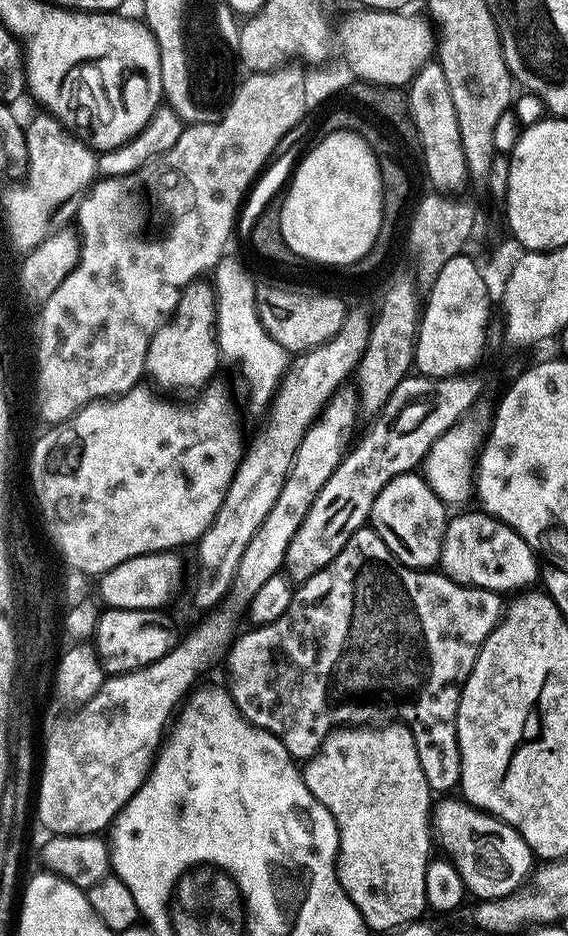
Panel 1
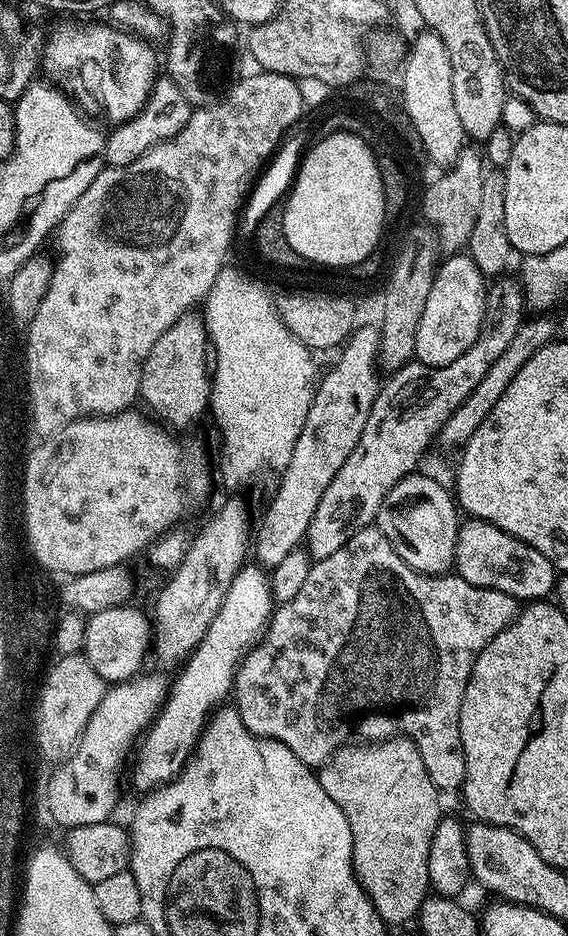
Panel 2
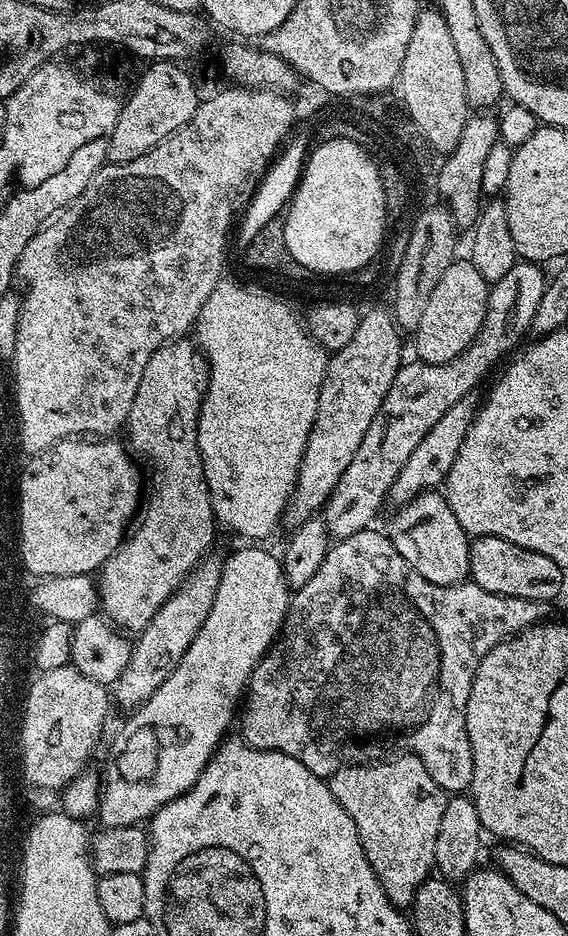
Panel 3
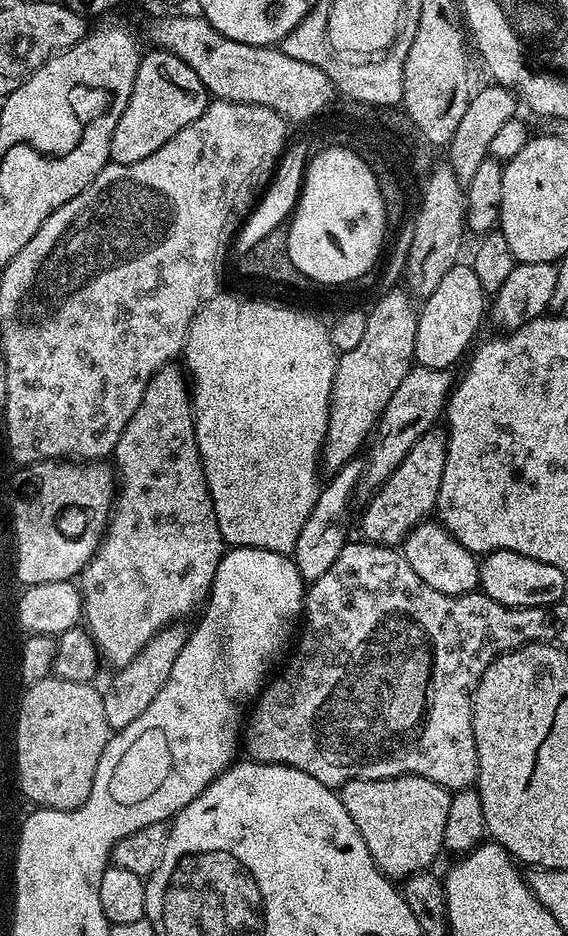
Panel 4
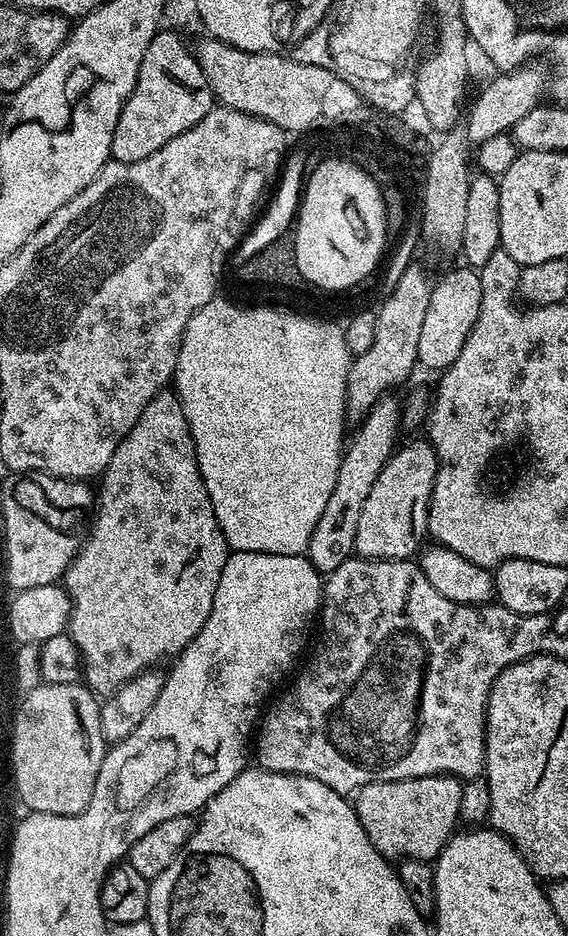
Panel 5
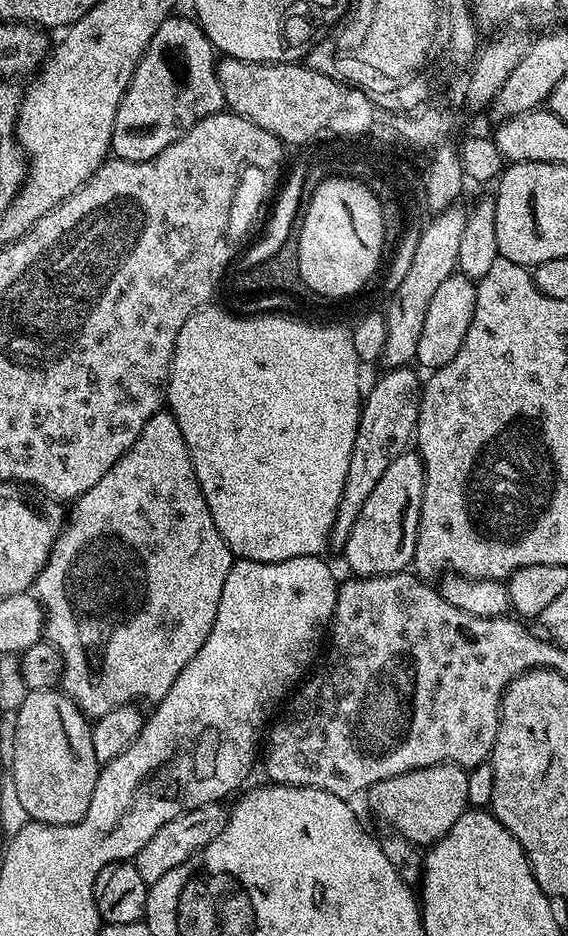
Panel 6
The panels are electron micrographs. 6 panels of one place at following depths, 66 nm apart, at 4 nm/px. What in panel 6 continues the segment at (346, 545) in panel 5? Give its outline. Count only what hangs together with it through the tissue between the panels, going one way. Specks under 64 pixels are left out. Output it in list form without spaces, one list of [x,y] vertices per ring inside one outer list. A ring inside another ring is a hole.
[[[404,365],[391,368],[365,395],[361,405],[358,434],[355,435],[354,450],[351,451],[350,465],[347,471],[343,498],[336,512],[336,525],[332,528],[330,542],[333,547],[342,548],[361,513],[362,505],[377,486],[378,481],[390,466],[393,458],[407,451],[415,433],[417,414],[420,409],[422,380],[413,371],[413,367]]]

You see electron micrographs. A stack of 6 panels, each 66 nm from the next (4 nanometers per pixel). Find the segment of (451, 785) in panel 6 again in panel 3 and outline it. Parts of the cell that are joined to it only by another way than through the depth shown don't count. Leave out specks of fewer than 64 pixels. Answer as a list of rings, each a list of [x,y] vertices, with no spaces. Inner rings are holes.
[[[400,754],[392,759],[387,762],[350,764],[346,768],[339,768],[327,781],[327,786],[334,799],[342,806],[342,810],[350,814],[360,845],[366,854],[366,862],[372,867],[386,898],[390,898],[394,905],[408,906],[411,905],[418,886],[422,886],[422,882],[429,879],[436,863],[434,842],[438,840],[438,825],[442,822],[442,810],[446,810],[448,796],[437,786],[434,778],[430,778],[426,766],[422,766],[416,755]]]

